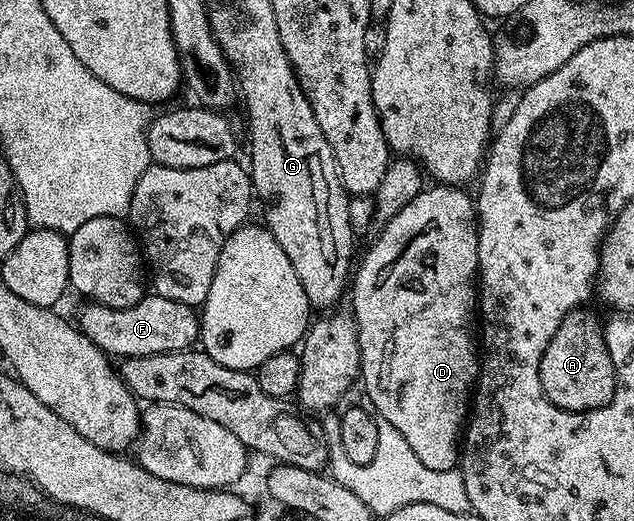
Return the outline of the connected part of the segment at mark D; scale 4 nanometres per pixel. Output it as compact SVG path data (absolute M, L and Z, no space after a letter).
M434 184L424 188L422 192L415 196L411 202L407 203L393 219L389 220L382 228L378 230L379 238L371 245L371 250L363 257L363 262L358 262L357 268L353 273L353 280L349 285L349 297L351 293L351 306L349 306L350 312L353 314L355 319L355 326L359 332L359 371L361 374L361 386L367 392L367 397L370 408L374 410L378 416L383 417L387 422L393 423L393 427L397 427L397 431L401 431L401 435L405 438L405 443L409 443L410 449L413 451L413 455L417 455L417 459L421 459L421 463L425 463L425 467L433 467L433 471L449 471L450 469L456 468L461 461L461 438L465 433L465 422L469 417L469 402L473 397L473 390L477 384L477 378L479 376L479 367L481 364L480 358L477 356L477 341L471 338L471 316L474 318L477 313L477 278L479 275L479 218L477 216L477 205L466 192L466 188L458 185L440 185Z

